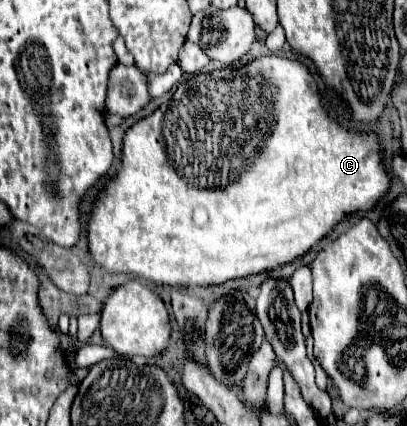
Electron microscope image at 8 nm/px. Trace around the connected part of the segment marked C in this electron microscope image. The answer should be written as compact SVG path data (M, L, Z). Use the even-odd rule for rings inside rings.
M258 57L252 63L238 69L220 69L212 73L196 75L196 85L186 85L184 99L162 103L152 115L136 121L124 135L122 167L114 179L106 183L106 189L96 197L92 213L88 217L88 253L92 261L108 273L136 273L148 281L170 287L196 287L196 285L220 285L230 279L248 277L260 271L272 271L278 265L290 263L296 257L312 249L344 215L358 209L370 211L374 203L388 191L390 179L382 165L378 139L374 135L362 135L344 129L328 117L320 103L318 83L310 75L308 67L284 57Z

